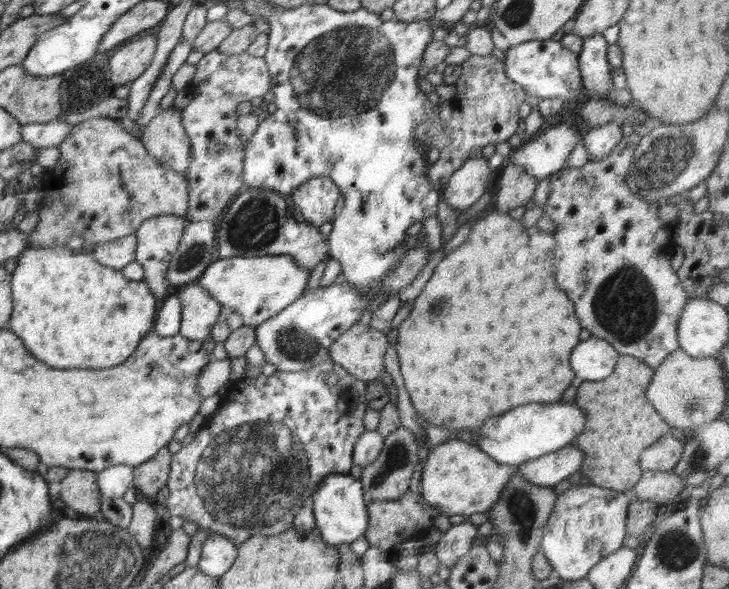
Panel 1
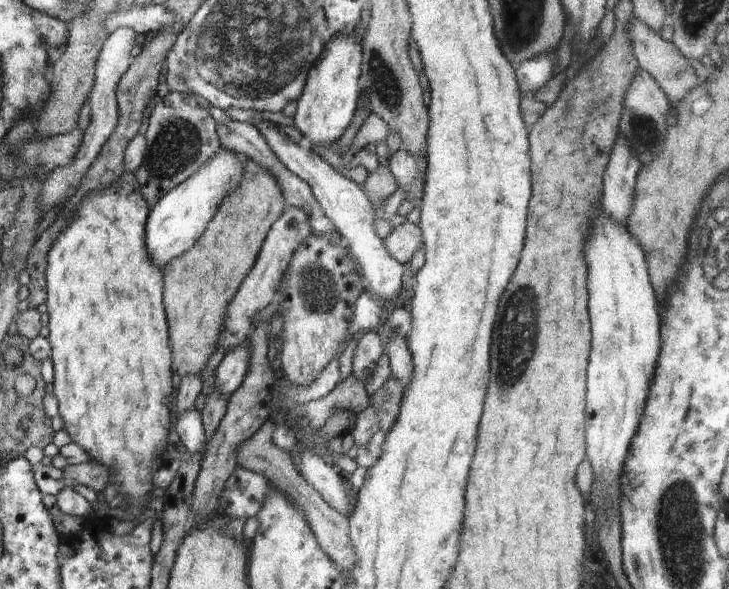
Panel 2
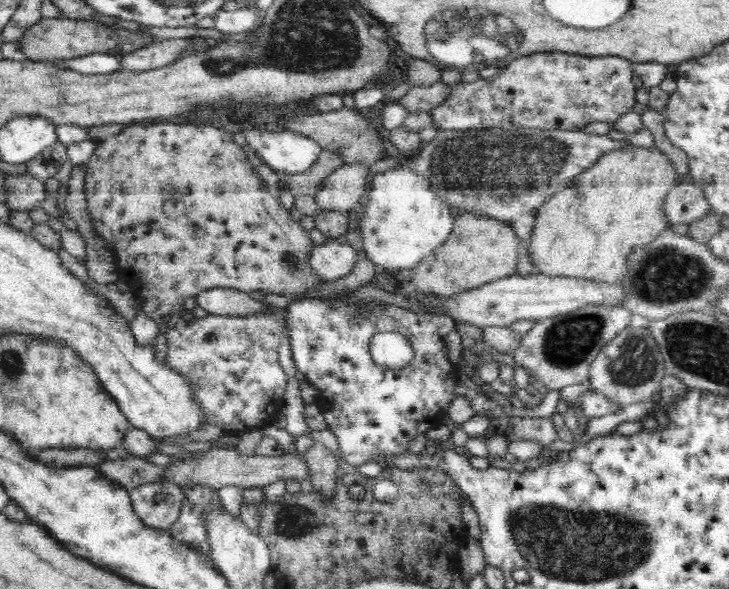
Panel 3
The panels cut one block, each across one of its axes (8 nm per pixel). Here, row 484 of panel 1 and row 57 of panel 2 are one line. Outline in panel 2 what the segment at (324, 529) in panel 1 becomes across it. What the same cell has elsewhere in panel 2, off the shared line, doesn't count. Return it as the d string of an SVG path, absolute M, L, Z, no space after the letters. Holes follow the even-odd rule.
M360 24L353 29L344 29L329 38L321 57L312 65L303 91L297 100L297 109L292 115L295 127L313 145L322 144L328 147L338 142L352 122L361 93L359 76L363 60L364 35L358 29L359 26Z

